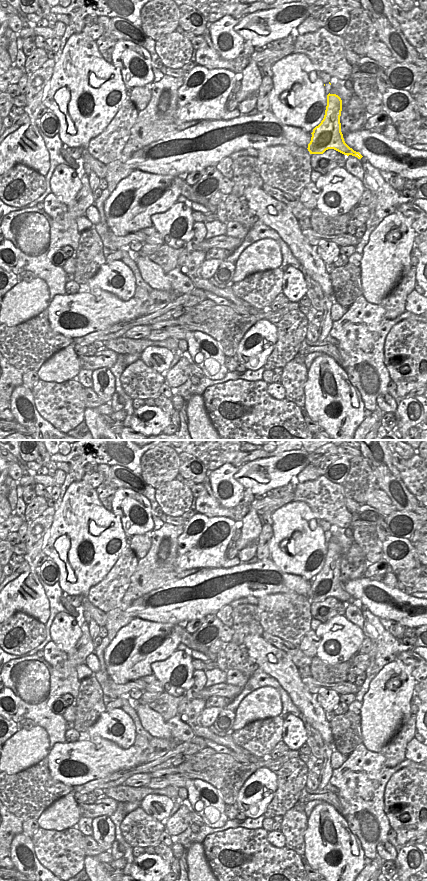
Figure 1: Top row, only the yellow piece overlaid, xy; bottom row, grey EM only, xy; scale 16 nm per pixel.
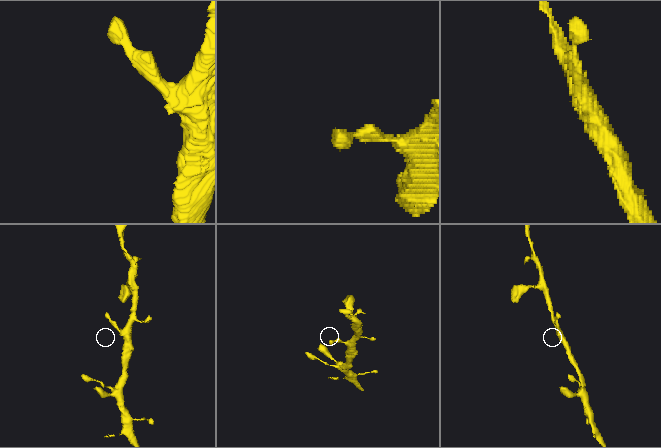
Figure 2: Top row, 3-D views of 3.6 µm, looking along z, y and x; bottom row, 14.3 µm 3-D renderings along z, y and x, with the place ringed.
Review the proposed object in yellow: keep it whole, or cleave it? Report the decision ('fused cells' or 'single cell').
single cell

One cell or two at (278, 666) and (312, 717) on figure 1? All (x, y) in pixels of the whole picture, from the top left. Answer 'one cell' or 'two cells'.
one cell

